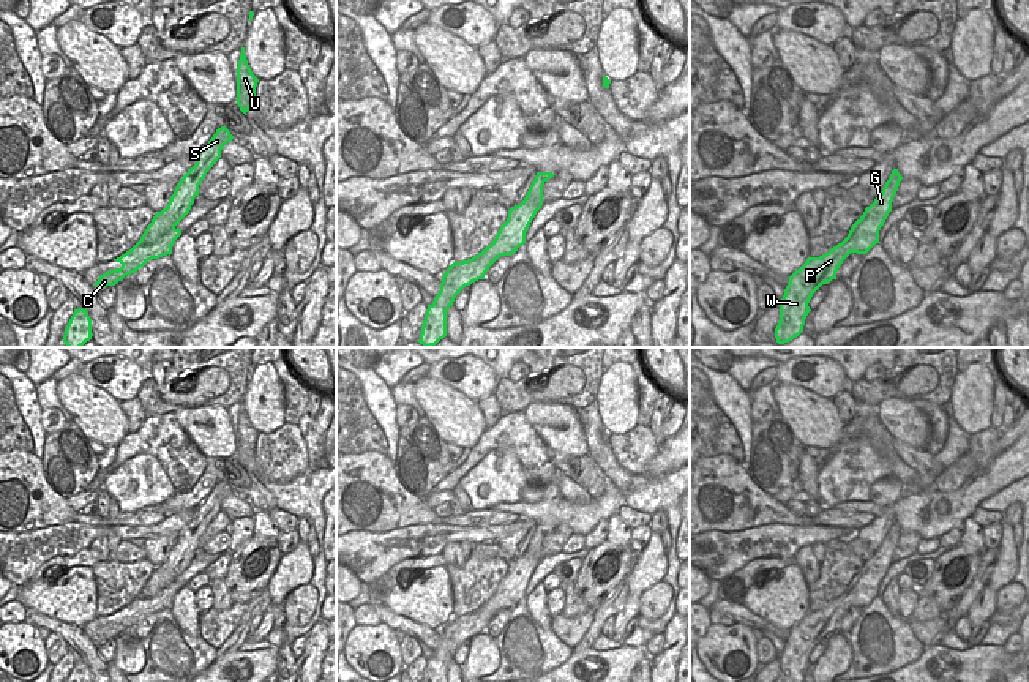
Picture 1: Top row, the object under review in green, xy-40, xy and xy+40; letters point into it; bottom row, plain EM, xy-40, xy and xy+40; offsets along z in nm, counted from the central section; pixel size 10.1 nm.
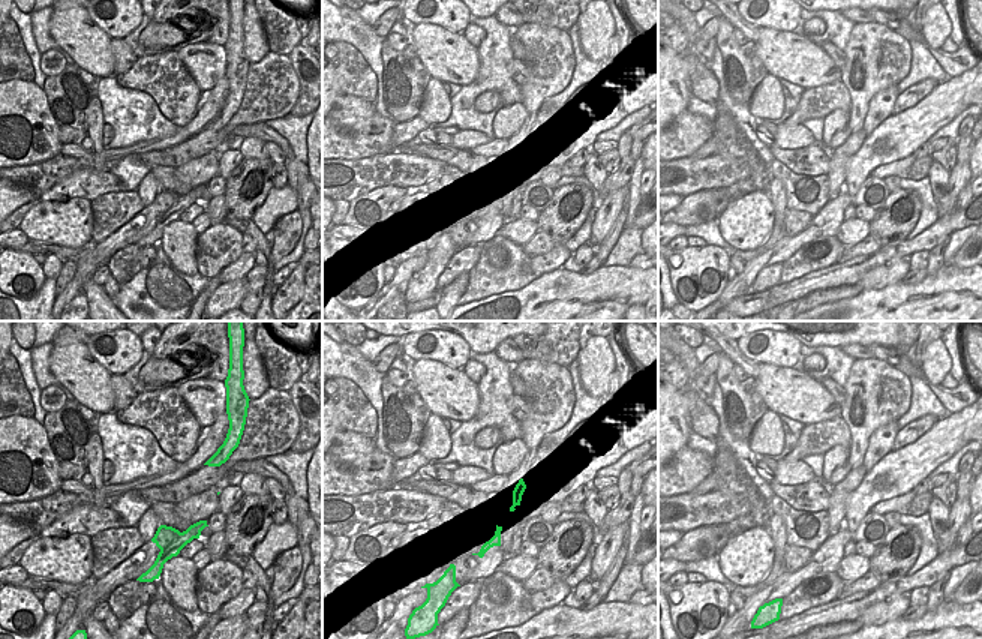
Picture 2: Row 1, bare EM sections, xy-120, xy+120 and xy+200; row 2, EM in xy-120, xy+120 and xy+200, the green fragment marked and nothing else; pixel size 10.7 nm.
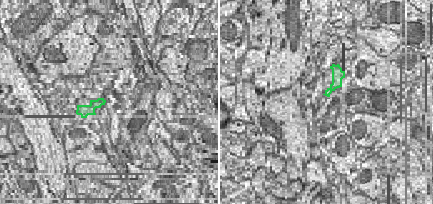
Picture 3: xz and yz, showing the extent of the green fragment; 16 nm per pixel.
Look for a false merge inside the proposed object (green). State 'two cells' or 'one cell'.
two cells

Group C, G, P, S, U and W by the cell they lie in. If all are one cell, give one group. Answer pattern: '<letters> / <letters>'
C G P W / S U

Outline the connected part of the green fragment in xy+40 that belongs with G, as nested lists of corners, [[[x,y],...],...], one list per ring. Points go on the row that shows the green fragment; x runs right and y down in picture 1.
[[[893,169],[881,194],[865,208],[863,215],[852,224],[848,237],[819,257],[808,257],[806,262],[789,276],[783,298],[778,302],[780,320],[775,328],[778,344],[797,338],[803,332],[805,319],[811,311],[808,303],[813,294],[822,286],[836,279],[843,256],[855,245],[855,235],[868,237],[873,232],[873,221],[879,212],[890,212],[893,197],[903,180],[898,169]]]

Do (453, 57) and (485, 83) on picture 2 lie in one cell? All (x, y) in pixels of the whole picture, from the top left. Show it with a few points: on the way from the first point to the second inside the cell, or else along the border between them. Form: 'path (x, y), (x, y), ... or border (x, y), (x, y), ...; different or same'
border (477, 48), (477, 77), (462, 86); different

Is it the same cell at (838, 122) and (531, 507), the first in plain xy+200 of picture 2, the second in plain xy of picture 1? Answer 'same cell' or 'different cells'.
same cell

